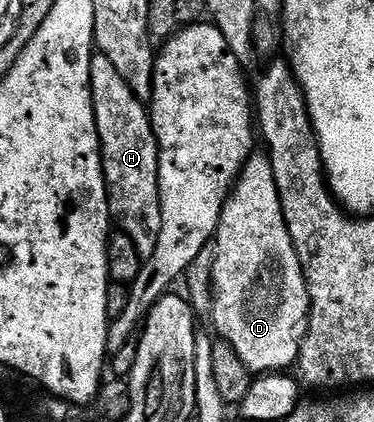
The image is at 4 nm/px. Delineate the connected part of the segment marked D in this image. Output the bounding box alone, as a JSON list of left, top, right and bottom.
[212,152,310,375]

